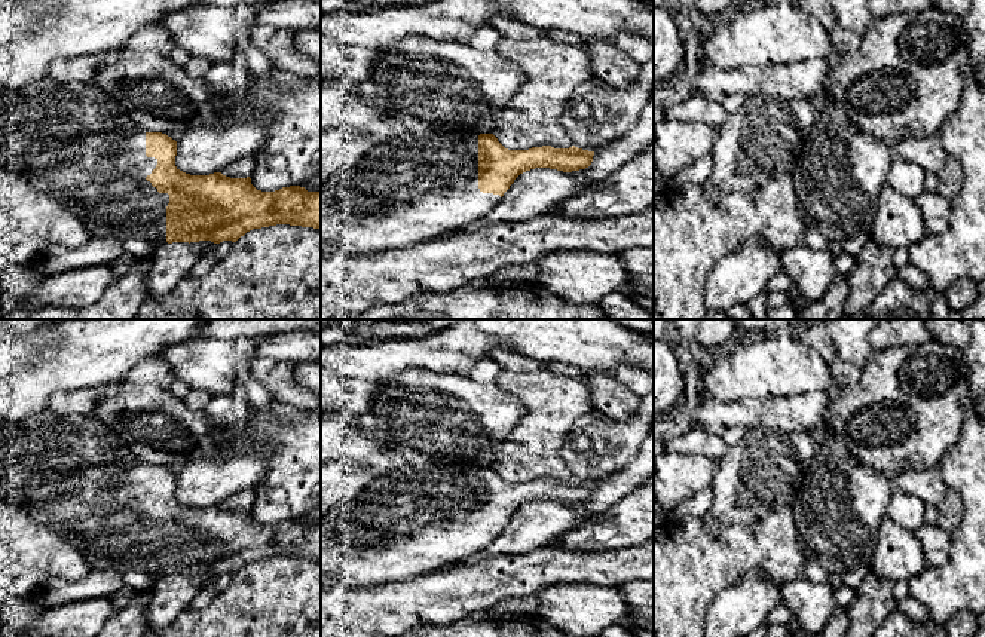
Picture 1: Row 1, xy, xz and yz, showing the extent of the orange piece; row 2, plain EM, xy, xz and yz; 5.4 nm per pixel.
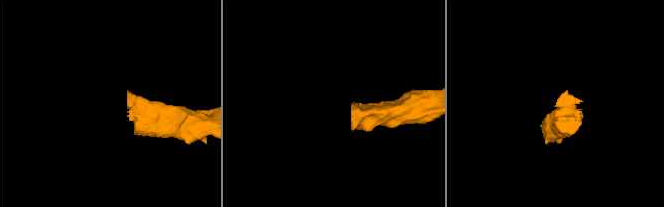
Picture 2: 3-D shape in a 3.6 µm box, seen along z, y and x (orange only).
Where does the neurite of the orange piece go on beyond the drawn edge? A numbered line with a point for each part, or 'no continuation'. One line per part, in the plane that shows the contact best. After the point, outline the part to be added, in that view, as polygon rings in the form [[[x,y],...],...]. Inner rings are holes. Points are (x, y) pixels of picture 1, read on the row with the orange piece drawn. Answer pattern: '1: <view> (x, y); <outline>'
1: xy (94, 156); [[[45,79],[37,83],[31,83],[22,89],[1,89],[0,91],[0,166],[18,166],[45,171],[45,187],[53,196],[61,197],[68,208],[79,217],[91,238],[116,238],[120,242],[135,236],[144,241],[153,241],[159,244],[166,242],[166,206],[169,203],[168,193],[159,193],[147,175],[157,165],[157,159],[146,156],[146,131],[140,129],[132,117],[110,97],[107,97],[92,82],[68,82],[61,83],[52,79]]]

